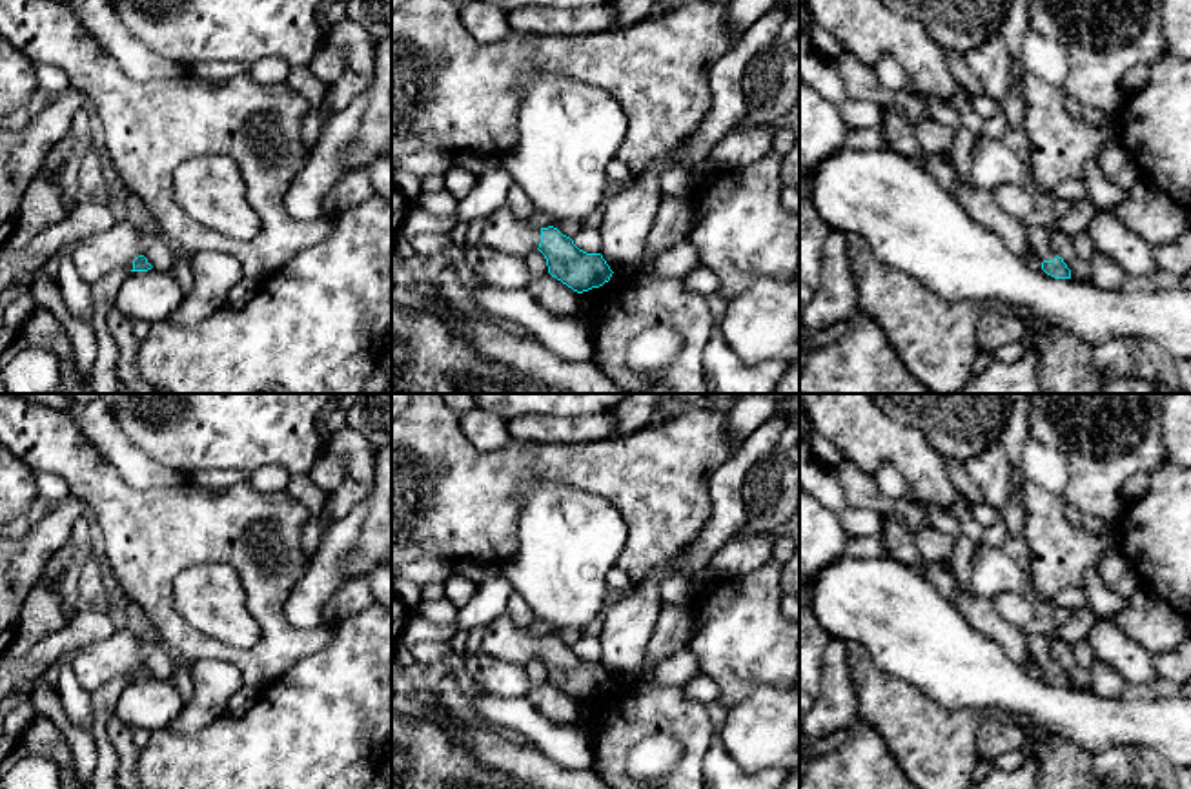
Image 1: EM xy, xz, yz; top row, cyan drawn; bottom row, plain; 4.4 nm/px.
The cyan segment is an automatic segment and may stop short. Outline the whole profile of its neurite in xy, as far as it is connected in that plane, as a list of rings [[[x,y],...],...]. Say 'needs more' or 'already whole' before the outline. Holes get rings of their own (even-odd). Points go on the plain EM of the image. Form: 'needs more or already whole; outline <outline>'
needs more; outline [[[129,629],[115,630],[107,640],[78,649],[73,654],[73,669],[87,691],[97,691],[118,678],[129,681],[153,676],[138,661],[138,638]]]

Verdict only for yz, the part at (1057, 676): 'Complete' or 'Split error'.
Split error

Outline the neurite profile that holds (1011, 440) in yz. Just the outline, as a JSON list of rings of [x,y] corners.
[[[1011,394],[1011,399],[1013,410],[1005,421],[1003,432],[1000,434],[998,445],[1005,450],[1013,465],[1013,485],[1014,490],[1018,490],[1025,485],[1025,474],[1020,457],[1023,443],[1029,437],[1027,394]]]

